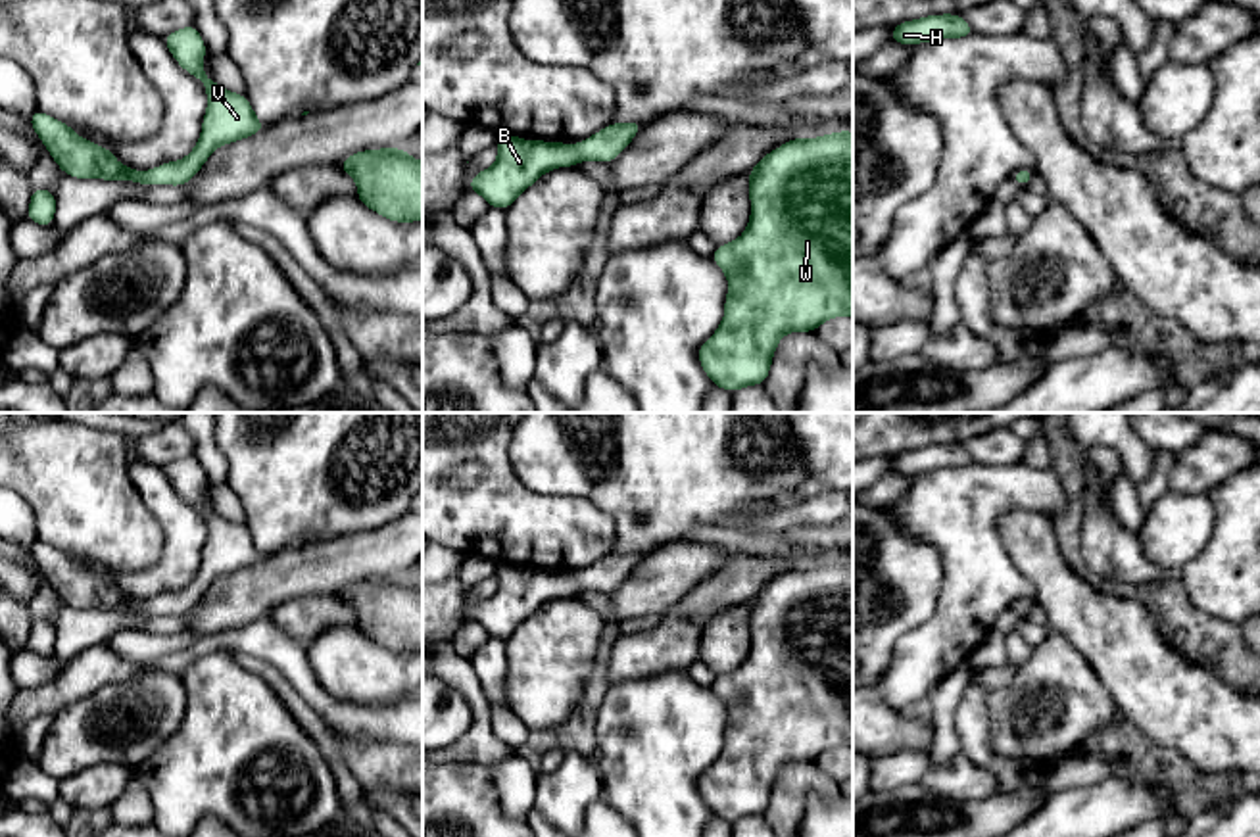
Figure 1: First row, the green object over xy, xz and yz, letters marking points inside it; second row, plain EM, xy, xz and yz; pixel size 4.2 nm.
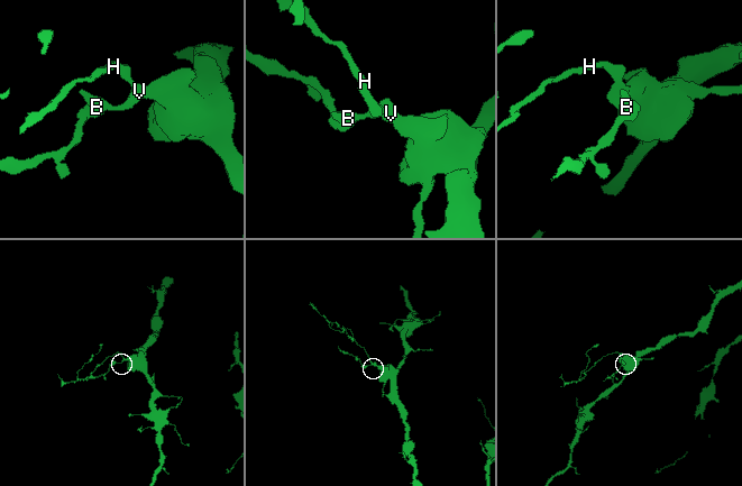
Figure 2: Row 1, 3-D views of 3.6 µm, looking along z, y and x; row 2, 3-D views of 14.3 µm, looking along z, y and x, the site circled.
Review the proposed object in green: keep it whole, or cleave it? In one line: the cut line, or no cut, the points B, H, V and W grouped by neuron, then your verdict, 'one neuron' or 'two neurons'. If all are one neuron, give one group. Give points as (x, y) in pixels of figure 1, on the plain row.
no cut | B H V W | one neuron

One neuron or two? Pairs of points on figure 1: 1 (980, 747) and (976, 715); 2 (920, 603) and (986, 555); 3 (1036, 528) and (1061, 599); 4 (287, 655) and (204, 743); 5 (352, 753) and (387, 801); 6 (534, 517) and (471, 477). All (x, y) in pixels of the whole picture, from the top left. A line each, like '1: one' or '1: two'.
1: one
2: two
3: one
4: two
5: two
6: two

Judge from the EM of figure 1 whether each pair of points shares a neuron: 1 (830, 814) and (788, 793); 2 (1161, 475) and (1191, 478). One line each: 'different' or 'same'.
1: different
2: different

